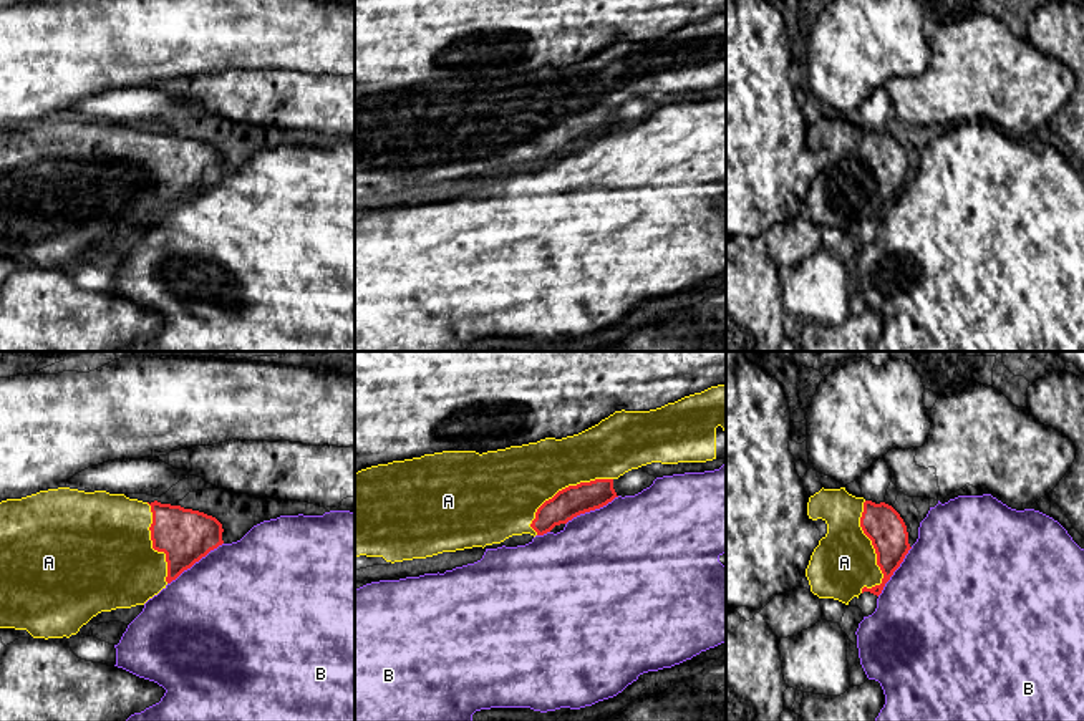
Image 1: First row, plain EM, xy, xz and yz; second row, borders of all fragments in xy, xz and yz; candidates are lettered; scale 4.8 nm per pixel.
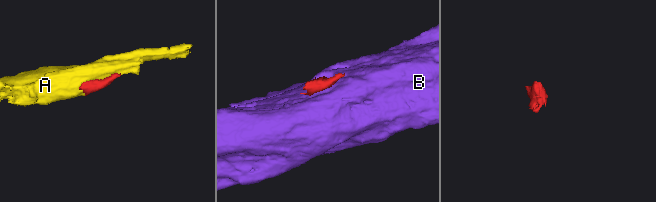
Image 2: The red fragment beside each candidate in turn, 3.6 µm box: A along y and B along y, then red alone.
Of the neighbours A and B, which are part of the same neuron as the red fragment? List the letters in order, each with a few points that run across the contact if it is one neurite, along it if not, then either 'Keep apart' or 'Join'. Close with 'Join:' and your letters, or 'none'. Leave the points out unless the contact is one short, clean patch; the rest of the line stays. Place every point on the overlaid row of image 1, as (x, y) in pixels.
A: Join
B: Keep apart
Join: A

